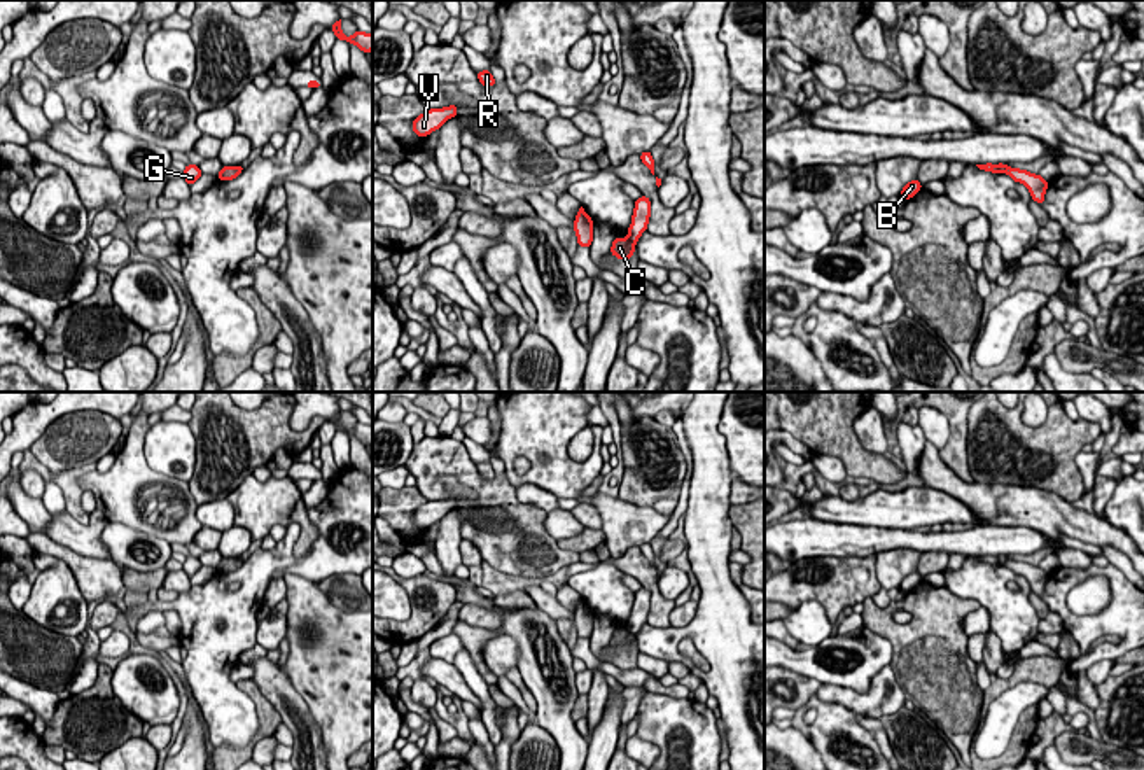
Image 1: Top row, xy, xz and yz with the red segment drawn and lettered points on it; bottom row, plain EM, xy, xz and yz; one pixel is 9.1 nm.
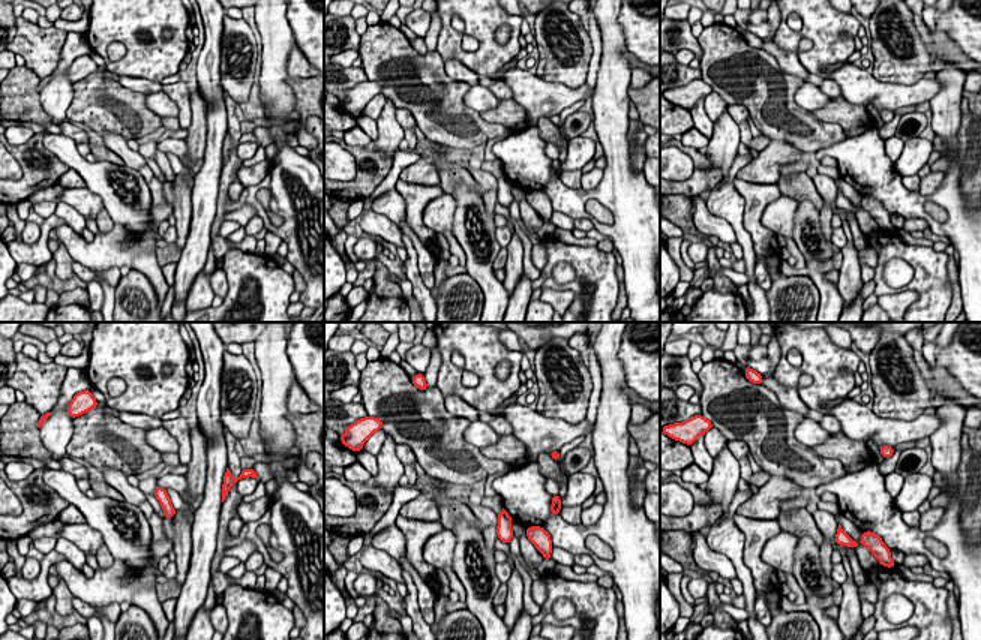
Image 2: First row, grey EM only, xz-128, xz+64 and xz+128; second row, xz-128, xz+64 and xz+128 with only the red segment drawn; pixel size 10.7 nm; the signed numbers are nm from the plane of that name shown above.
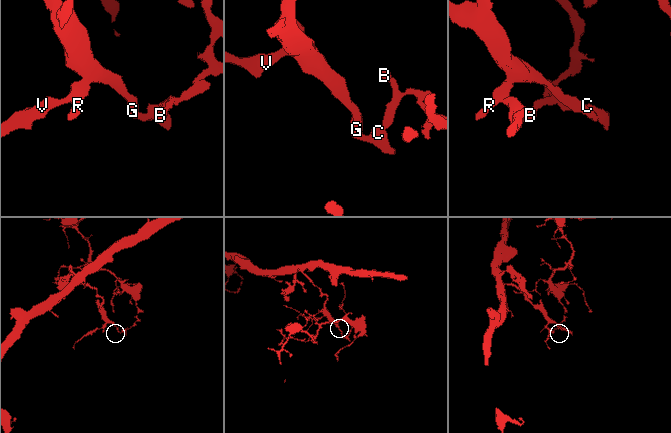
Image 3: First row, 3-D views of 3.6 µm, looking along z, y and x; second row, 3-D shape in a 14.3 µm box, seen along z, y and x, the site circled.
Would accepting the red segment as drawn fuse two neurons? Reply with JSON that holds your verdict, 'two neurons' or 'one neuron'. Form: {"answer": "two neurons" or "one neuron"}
{"answer": "two neurons"}

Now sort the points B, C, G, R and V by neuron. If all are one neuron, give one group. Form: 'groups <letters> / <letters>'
groups B / C G R V

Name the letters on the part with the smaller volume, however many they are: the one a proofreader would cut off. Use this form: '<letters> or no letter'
B

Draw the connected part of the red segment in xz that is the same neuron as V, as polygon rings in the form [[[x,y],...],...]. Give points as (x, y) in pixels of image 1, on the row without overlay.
[[[450,497],[443,500],[429,500],[411,514],[413,523],[418,528],[427,528],[432,523],[439,522],[448,511],[455,509],[457,504],[458,504],[457,497]]]

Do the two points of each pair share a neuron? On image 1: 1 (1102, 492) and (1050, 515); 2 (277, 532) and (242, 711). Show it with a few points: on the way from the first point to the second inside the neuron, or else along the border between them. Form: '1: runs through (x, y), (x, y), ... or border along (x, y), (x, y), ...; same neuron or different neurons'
1: border along (1092, 513), (1106, 522); different neurons
2: border along (287, 527), (287, 532), (277, 543); different neurons

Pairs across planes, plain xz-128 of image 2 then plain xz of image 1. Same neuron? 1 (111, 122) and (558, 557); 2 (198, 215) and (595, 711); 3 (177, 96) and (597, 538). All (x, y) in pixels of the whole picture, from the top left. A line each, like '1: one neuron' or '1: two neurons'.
1: one neuron
2: two neurons
3: two neurons

